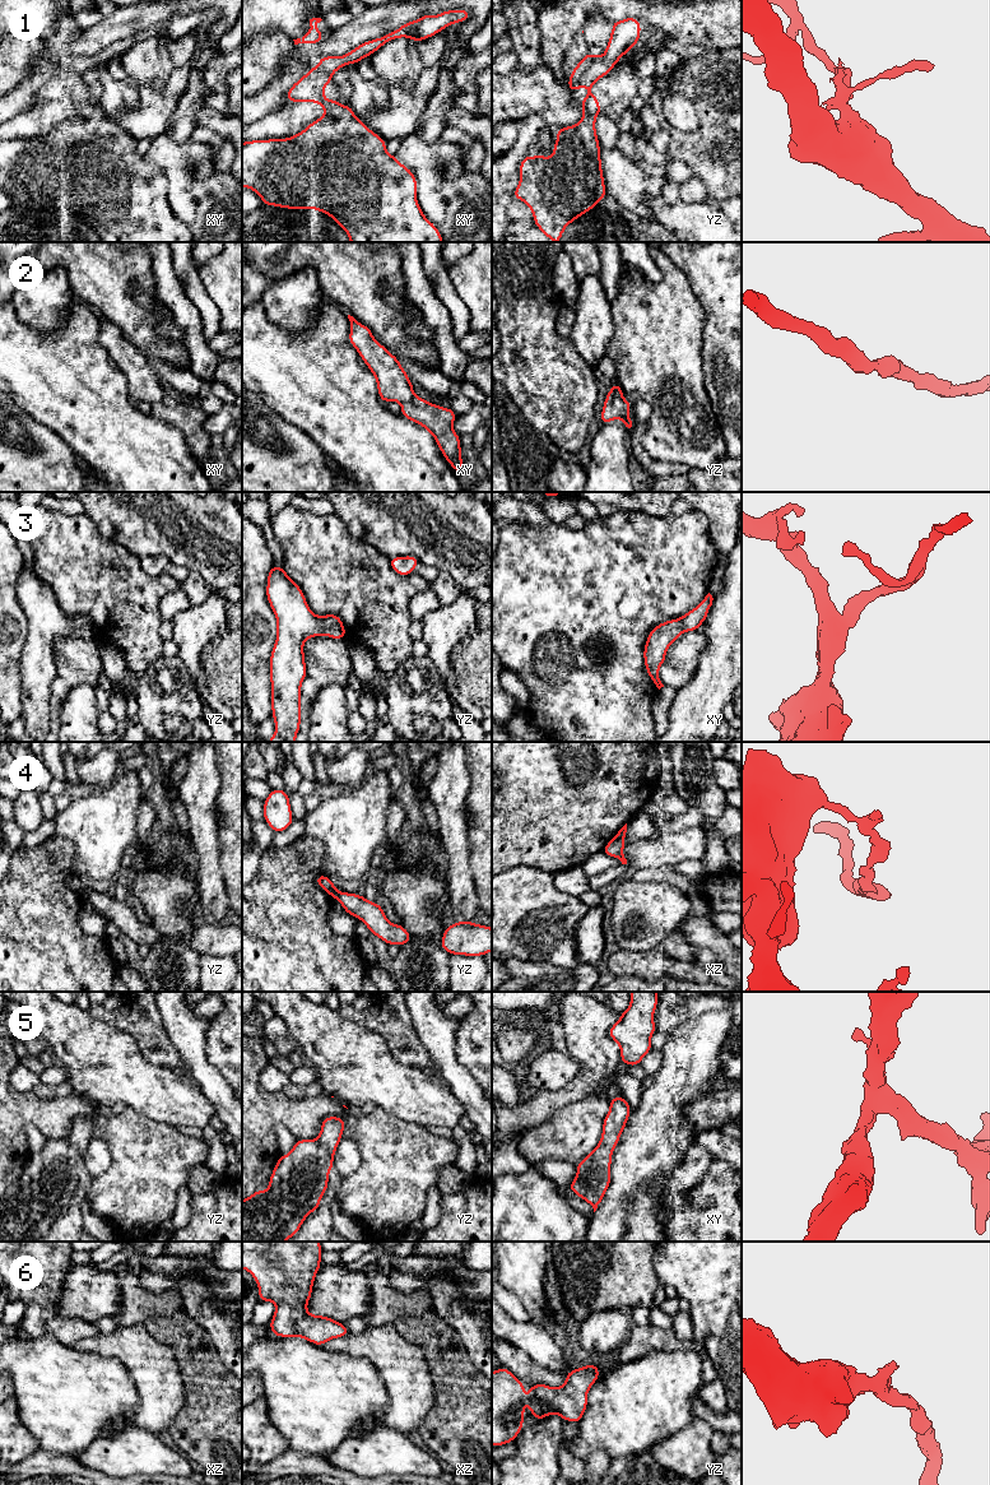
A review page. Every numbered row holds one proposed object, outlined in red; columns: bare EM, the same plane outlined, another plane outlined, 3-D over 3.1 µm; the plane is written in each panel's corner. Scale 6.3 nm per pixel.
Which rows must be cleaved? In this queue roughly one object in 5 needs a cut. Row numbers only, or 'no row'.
4

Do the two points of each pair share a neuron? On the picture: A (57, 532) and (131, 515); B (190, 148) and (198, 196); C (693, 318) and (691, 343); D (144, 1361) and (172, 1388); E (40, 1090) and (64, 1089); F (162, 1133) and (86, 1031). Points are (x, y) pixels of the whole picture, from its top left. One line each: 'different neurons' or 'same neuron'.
A: different neurons
B: same neuron
C: same neuron
D: same neuron
E: same neuron
F: different neurons

